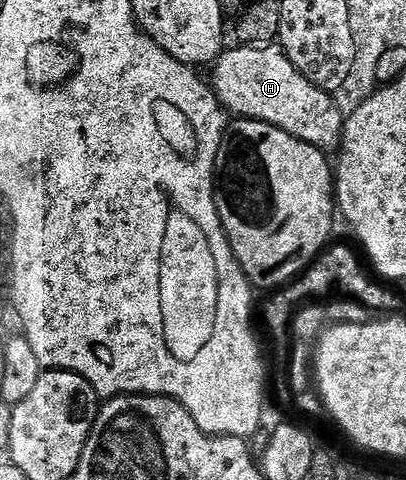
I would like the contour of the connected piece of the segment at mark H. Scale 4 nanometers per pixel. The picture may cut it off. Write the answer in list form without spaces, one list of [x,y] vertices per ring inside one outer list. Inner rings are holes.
[[[235,45],[232,51],[231,48],[224,50],[215,60],[213,70],[213,90],[232,116],[265,121],[324,153],[334,152],[340,146],[345,122],[340,104],[317,85],[311,84],[278,46]]]

